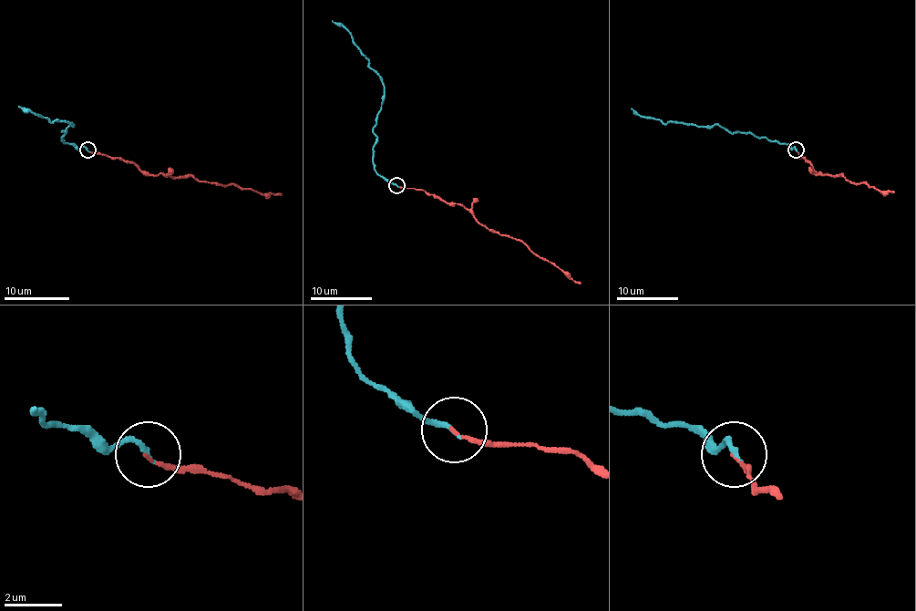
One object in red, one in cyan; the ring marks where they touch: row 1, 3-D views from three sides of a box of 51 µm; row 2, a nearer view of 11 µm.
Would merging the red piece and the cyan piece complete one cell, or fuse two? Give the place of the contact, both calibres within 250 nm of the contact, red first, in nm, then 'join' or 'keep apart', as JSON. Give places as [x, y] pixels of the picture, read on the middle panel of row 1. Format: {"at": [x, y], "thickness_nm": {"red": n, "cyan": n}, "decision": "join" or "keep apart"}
{"at": [396, 185], "thickness_nm": {"red": 110, "cyan": 180}, "decision": "join"}

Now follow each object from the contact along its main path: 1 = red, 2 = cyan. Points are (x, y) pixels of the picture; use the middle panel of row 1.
1: (396, 185), (423, 190), (447, 203), (459, 203), (489, 230), (519, 239), (535, 254), (552, 262), (580, 284)
2: (396, 185), (383, 179), (373, 164), (383, 79), (350, 33), (332, 21)

